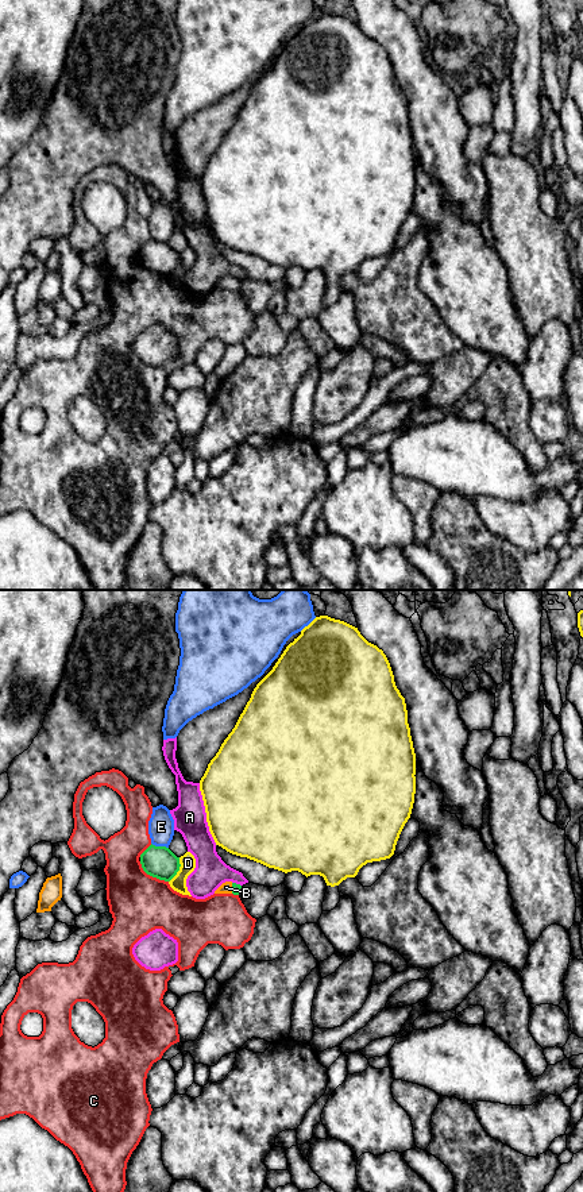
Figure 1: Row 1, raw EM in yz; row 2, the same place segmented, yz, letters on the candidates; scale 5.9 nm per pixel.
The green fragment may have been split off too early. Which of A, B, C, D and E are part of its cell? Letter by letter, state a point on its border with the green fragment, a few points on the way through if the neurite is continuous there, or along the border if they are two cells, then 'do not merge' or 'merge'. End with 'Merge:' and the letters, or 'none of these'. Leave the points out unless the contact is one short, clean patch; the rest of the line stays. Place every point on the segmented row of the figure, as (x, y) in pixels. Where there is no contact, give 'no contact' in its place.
A: yz (235, 883) | along yz (232, 882), (240, 886) | do not merge
B: yz (232, 888) | across yz (235, 887), (232, 888), (226, 887) | merge
C: yz (151, 875) | do not merge
D: yz (178, 870) | do not merge
E: yz (159, 847) | do not merge
Merge: B

